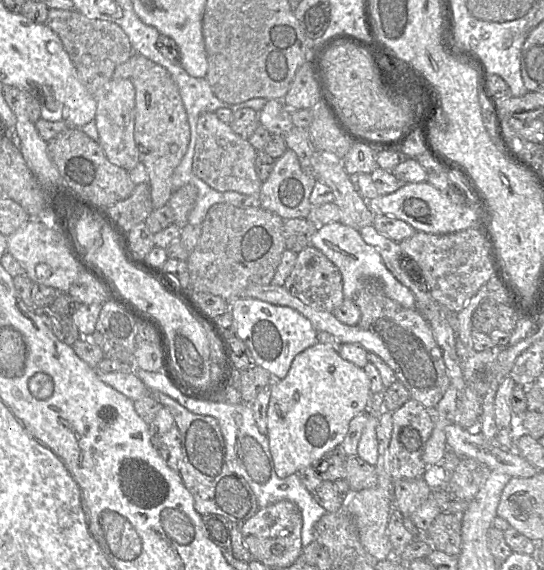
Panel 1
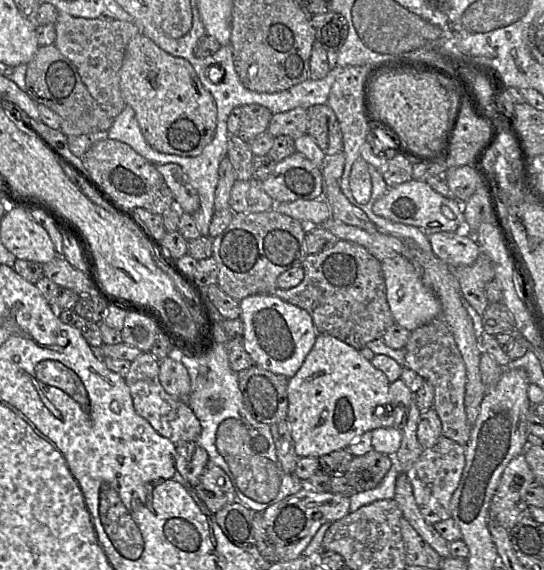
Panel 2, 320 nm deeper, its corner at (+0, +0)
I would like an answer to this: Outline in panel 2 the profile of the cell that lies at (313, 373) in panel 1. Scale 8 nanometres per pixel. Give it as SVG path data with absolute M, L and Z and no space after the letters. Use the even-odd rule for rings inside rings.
M319 333L316 341L294 376L288 379L287 421L291 429L296 454L316 457L338 449L346 449L363 433L381 427L394 427L395 413L389 391L390 382L384 372L374 367L353 346L325 333Z

